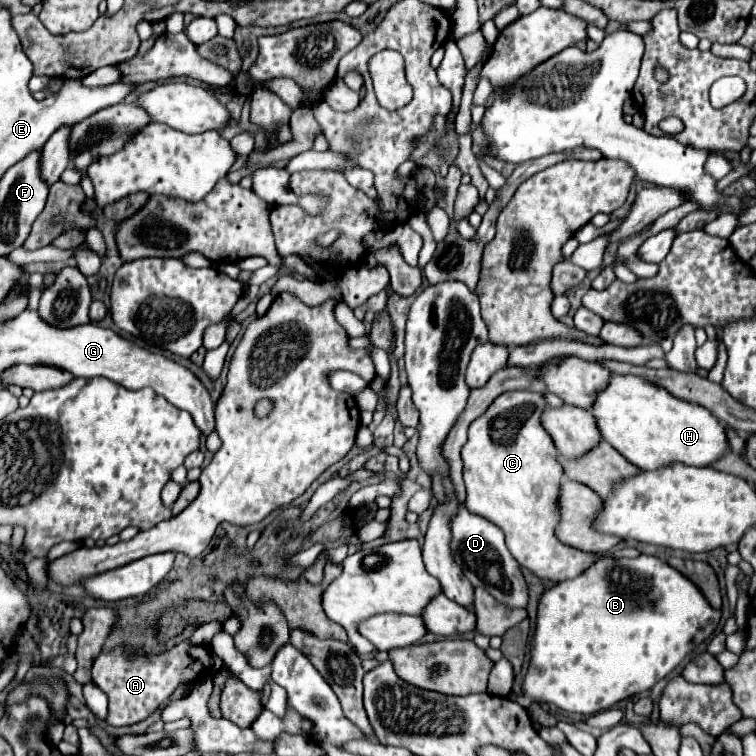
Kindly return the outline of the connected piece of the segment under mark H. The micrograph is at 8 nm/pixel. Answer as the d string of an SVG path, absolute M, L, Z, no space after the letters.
M614 374L608 388L598 394L592 414L600 424L602 438L642 470L658 470L678 462L710 466L728 452L726 428L704 406L678 400L638 376Z

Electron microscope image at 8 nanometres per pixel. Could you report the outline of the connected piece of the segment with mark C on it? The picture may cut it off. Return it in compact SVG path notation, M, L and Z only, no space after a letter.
M512 390L498 396L492 406L470 424L468 442L462 448L464 454L464 484L466 484L466 502L464 506L472 514L480 514L498 528L504 530L506 546L510 554L518 560L520 566L528 568L536 578L548 582L562 582L580 576L600 558L636 558L640 552L636 548L612 550L606 554L592 554L572 548L558 540L556 526L560 524L560 488L564 480L564 466L558 462L558 450L552 436L540 422L540 414L546 410L546 396L540 390Z

